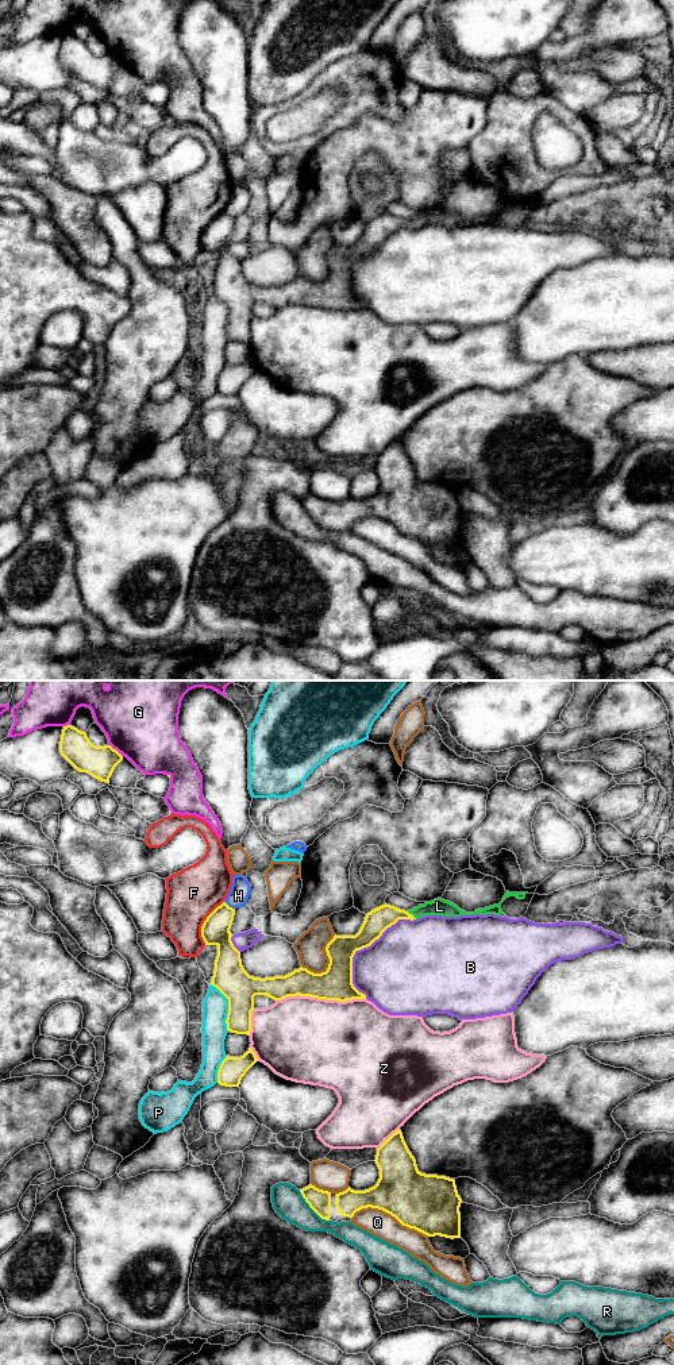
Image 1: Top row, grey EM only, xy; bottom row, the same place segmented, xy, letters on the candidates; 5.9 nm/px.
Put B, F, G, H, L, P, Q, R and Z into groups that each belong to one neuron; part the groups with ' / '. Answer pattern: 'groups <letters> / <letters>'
groups B / F / G / H / L / P / Q / R / Z

